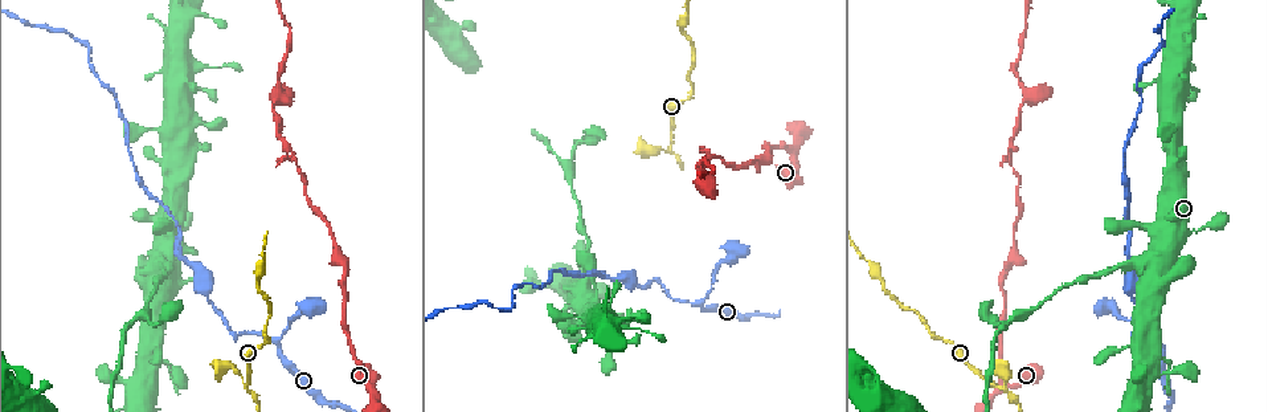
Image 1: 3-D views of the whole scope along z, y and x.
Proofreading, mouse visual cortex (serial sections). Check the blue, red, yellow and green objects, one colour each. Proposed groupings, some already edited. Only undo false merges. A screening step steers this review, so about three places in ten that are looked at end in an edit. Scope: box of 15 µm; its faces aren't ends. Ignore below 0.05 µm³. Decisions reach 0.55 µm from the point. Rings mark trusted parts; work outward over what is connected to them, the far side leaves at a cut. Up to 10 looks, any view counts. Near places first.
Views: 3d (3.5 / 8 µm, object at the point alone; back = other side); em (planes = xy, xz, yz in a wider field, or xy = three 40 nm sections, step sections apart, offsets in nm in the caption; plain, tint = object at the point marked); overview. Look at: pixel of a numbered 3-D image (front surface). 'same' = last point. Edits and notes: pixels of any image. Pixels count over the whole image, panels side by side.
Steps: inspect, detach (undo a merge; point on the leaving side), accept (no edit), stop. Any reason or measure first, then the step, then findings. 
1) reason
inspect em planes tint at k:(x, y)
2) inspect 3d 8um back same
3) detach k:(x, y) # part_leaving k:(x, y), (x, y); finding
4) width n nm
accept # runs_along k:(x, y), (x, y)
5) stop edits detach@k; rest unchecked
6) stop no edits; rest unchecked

a narrow waist
inspect 3d 8um at 1:(270, 337)

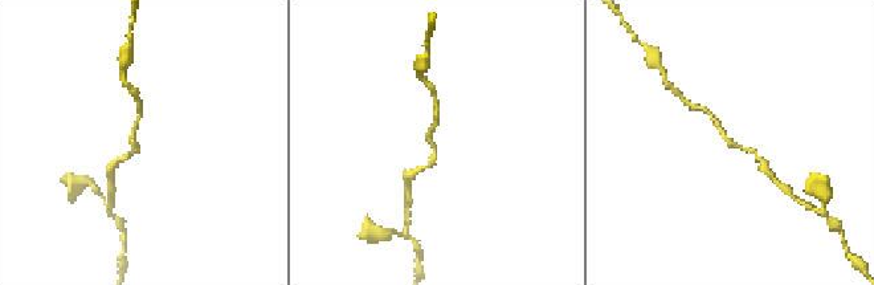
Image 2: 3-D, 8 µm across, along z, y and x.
inspect 3d 3.5um at 2:(137, 148)

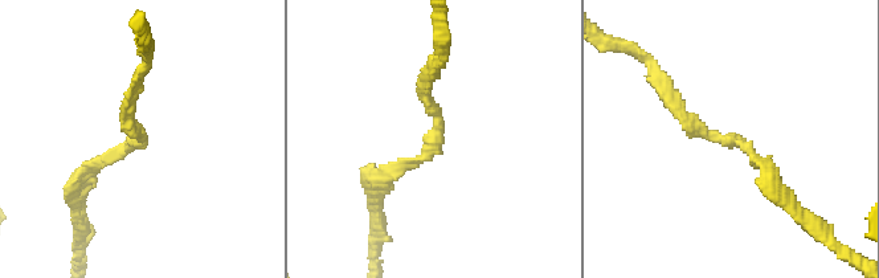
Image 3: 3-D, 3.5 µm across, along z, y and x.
arm_widths 150, 150 nm; shape alone is not enough
inspect em planes tint at 3:(438, 118)

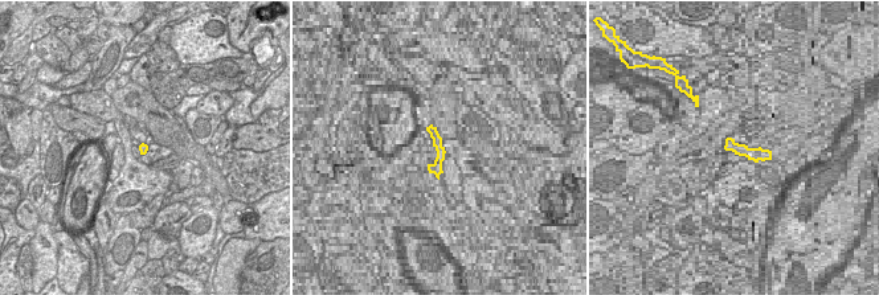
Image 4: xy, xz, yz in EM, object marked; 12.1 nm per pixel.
accept # runs_along 3:(764, 164), (690, 125), (659, 76); continuous, no second cell

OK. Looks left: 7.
inspect 3d 3.5um at 1:(246, 388)

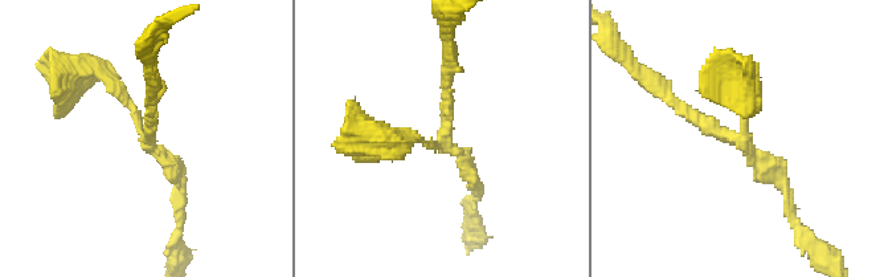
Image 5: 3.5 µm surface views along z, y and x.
arms 3; arm_widths 150, 150, 200 nm
inspect em planes tint at 5:(145, 139)

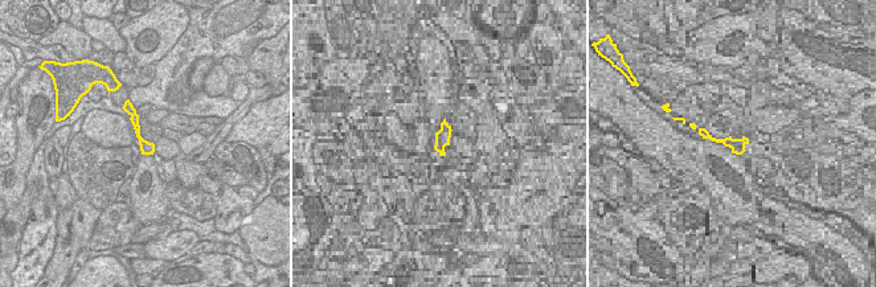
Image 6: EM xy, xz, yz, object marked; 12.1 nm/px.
accept # runs_along 6:(127, 105), (138, 136), (150, 151); continuous, no second cell

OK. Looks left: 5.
branch point
inspect 3d 8um at 1:(698, 304)

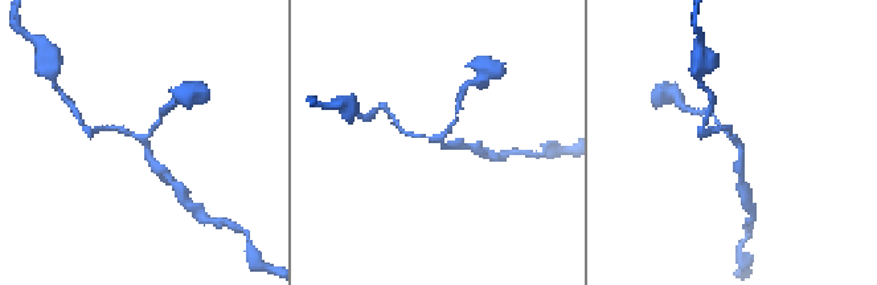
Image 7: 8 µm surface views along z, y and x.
closer look
inspect 3d 3.5um at 7:(437, 138)

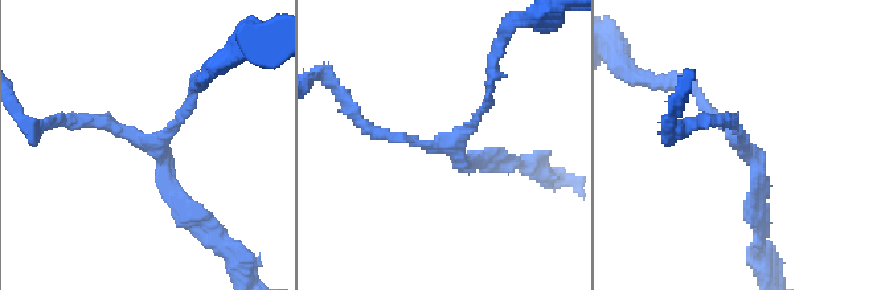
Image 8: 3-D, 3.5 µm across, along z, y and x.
accept # runs_along 8:(193, 213), (160, 148), (72, 119); all the same cell

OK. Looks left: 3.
sharp bend
inspect 3d 3.5um at 1:(583, 289)

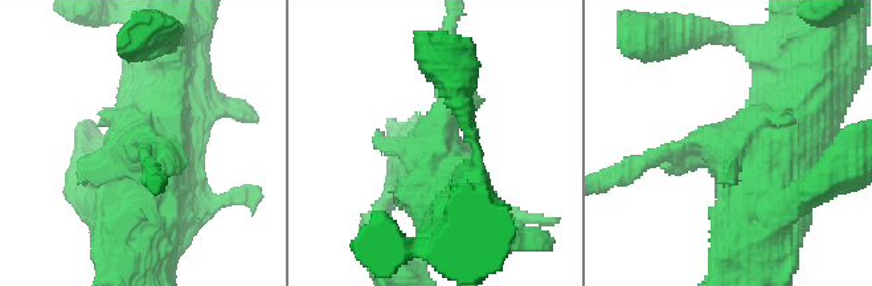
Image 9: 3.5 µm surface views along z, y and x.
shape alone is not enough
inspect em xy step 5 tint at 9:(137, 150)

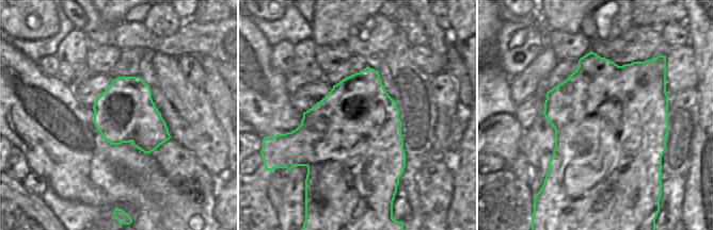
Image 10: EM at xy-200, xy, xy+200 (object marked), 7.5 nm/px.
detach 9:(647, 162) # two cells meet here

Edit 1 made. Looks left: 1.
stop edits detach@9; rest unchecked

